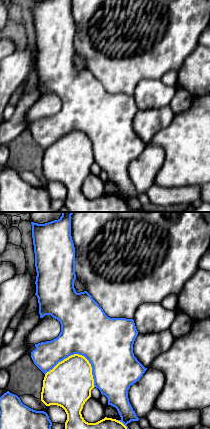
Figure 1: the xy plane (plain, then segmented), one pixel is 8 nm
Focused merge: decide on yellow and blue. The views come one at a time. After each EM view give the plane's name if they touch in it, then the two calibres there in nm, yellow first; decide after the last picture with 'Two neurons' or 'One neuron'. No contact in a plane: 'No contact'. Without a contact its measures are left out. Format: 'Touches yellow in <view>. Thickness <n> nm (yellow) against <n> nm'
Touches yellow in xy. Thickness 360 nm (yellow) against 420 nm

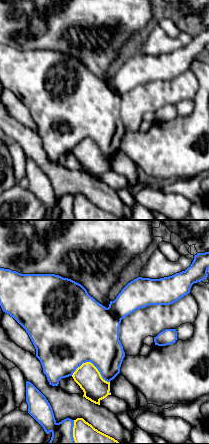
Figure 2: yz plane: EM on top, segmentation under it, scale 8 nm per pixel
Touches yellow in yz. Thickness 200 nm (yellow) against 480 nm

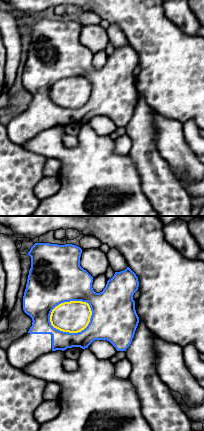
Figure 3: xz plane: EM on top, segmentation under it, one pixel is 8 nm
Touches yellow in xz. Thickness 260 nm (yellow) against 420 nm

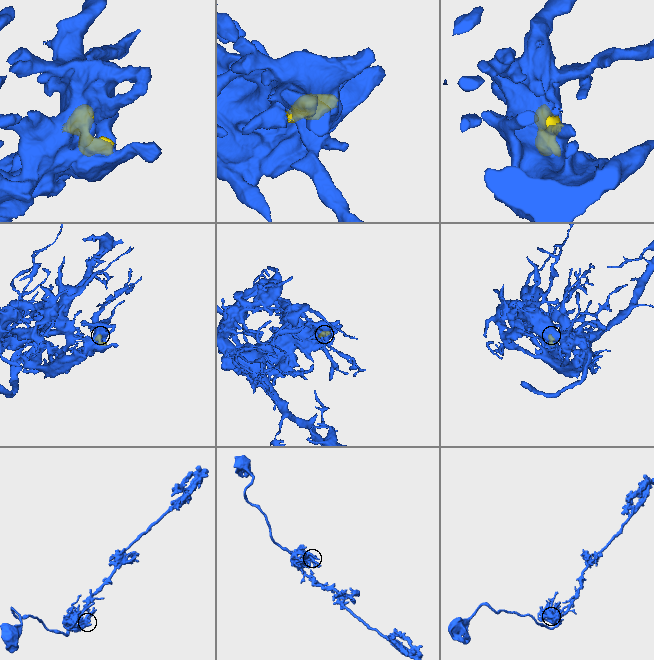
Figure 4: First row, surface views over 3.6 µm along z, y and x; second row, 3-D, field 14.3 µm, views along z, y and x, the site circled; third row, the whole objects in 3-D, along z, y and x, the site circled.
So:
One neuron

